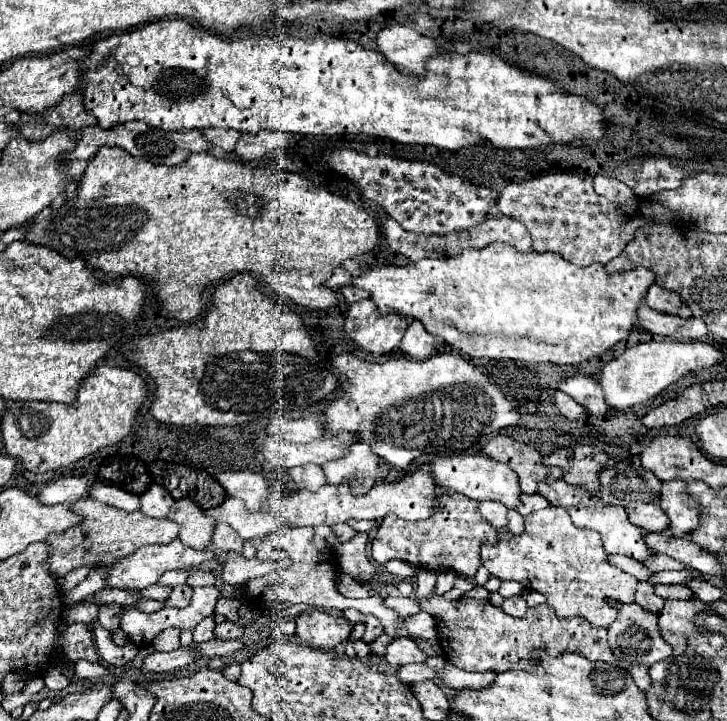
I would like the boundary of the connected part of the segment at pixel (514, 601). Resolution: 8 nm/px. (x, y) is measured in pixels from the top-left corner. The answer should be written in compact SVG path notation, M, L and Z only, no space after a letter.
M515 595L515 597L505 599L501 609L511 617L523 617L527 613L527 603L525 603L525 599L521 595Z

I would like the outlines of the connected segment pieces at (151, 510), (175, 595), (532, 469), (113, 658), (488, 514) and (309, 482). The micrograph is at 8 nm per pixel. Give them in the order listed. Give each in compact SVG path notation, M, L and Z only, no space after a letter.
M153 485L141 495L141 513L149 517L167 517L175 505L175 499L163 485Z
M179 585L173 589L171 597L165 601L167 607L177 607L177 609L185 609L191 603L193 597L193 589L189 585Z
M493 437L483 447L483 453L495 461L509 465L519 475L523 493L537 493L537 485L541 481L551 483L563 477L563 471L559 471L559 467L547 467L543 463L543 457L537 449L533 449L531 445L521 445L511 437Z
M98 621L92 624L92 631L95 633L95 641L97 641L99 655L103 655L105 663L121 667L121 665L125 665L125 663L129 663L129 661L135 659L135 655L137 655L137 651L139 651L137 645L127 643L127 645L123 645L123 647L117 647Z
M481 501L479 511L483 513L483 517L497 529L507 527L507 507L503 503L497 501Z
M311 463L311 465L303 465L303 467L293 467L289 473L291 473L291 477L299 489L315 491L327 483L327 477L325 477L321 465Z

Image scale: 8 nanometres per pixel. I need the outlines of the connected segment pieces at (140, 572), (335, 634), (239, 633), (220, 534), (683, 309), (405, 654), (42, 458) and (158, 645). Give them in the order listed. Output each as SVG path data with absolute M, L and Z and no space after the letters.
M175 539L171 545L151 545L151 547L143 547L137 549L137 553L133 553L131 557L125 557L125 561L119 561L113 567L107 567L109 571L109 587L119 587L119 589L145 589L153 583L159 581L159 577L165 571L171 569L187 569L195 563L203 563L203 561L211 561L217 555L215 549L191 549L187 545L183 545L179 539Z
M305 611L297 619L295 637L307 645L315 645L319 649L333 649L335 645L349 639L355 623L345 617L333 617L321 611Z
M223 621L219 625L215 625L215 637L217 639L239 639L245 635L245 627L237 625L233 621Z
M219 525L213 533L213 547L219 551L233 551L233 553L241 553L243 551L243 539L237 535L237 531L229 525Z
M653 283L649 287L647 297L645 297L645 303L651 309L657 309L657 311L663 311L663 313L669 313L669 315L679 315L679 317L691 315L689 307L683 303L683 299L677 293L667 291L667 289L659 287L657 283Z
M399 637L387 645L385 659L391 665L405 665L405 663L425 663L427 657L409 637Z
M99 365L87 379L83 379L79 387L79 397L73 405L61 405L61 403L45 403L45 401L15 401L9 407L9 413L5 413L1 429L3 429L3 441L5 441L5 453L11 457L17 457L23 461L23 465L29 471L35 473L47 473L61 467L67 467L107 445L115 445L123 441L137 419L139 407L149 395L147 381L137 375L131 369L125 367L109 367Z
M171 627L169 631L165 631L165 633L159 633L157 637L155 637L155 641L153 641L153 647L157 649L157 651L173 651L175 647L179 647L179 629L177 627Z

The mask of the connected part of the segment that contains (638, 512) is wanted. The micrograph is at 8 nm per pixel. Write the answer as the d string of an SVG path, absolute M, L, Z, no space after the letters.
M619 463L615 467L607 467L599 479L603 481L603 489L599 491L601 501L623 505L629 513L629 521L633 521L637 527L643 527L645 531L653 533L663 533L669 529L669 517L659 505L659 495L661 495L661 481L651 473L641 467L633 467L627 463Z

